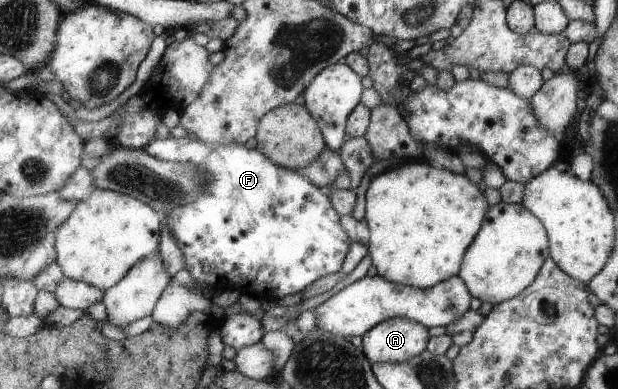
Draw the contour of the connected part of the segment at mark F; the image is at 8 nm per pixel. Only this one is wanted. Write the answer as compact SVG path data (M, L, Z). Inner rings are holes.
M185 136L185 138L156 138L153 142L149 142L144 149L151 157L157 158L163 161L177 162L177 164L197 164L201 166L203 172L207 172L208 178L205 178L205 188L201 188L201 192L197 196L190 195L185 198L185 204L173 208L171 212L165 212L164 224L169 226L173 238L177 240L180 251L185 256L185 269L195 279L197 284L205 284L209 289L215 293L225 290L241 290L243 295L253 295L261 300L267 302L277 301L285 296L300 293L304 288L307 288L310 284L313 284L315 280L323 278L328 274L339 272L343 262L345 262L345 256L351 248L352 239L349 234L343 230L341 226L341 215L335 209L332 200L326 195L325 190L319 188L317 184L313 184L313 180L307 180L307 176L299 174L295 170L290 170L274 164L263 152L260 152L255 148L247 148L243 144L209 144L209 142L203 142L199 138L192 138L191 136Z

